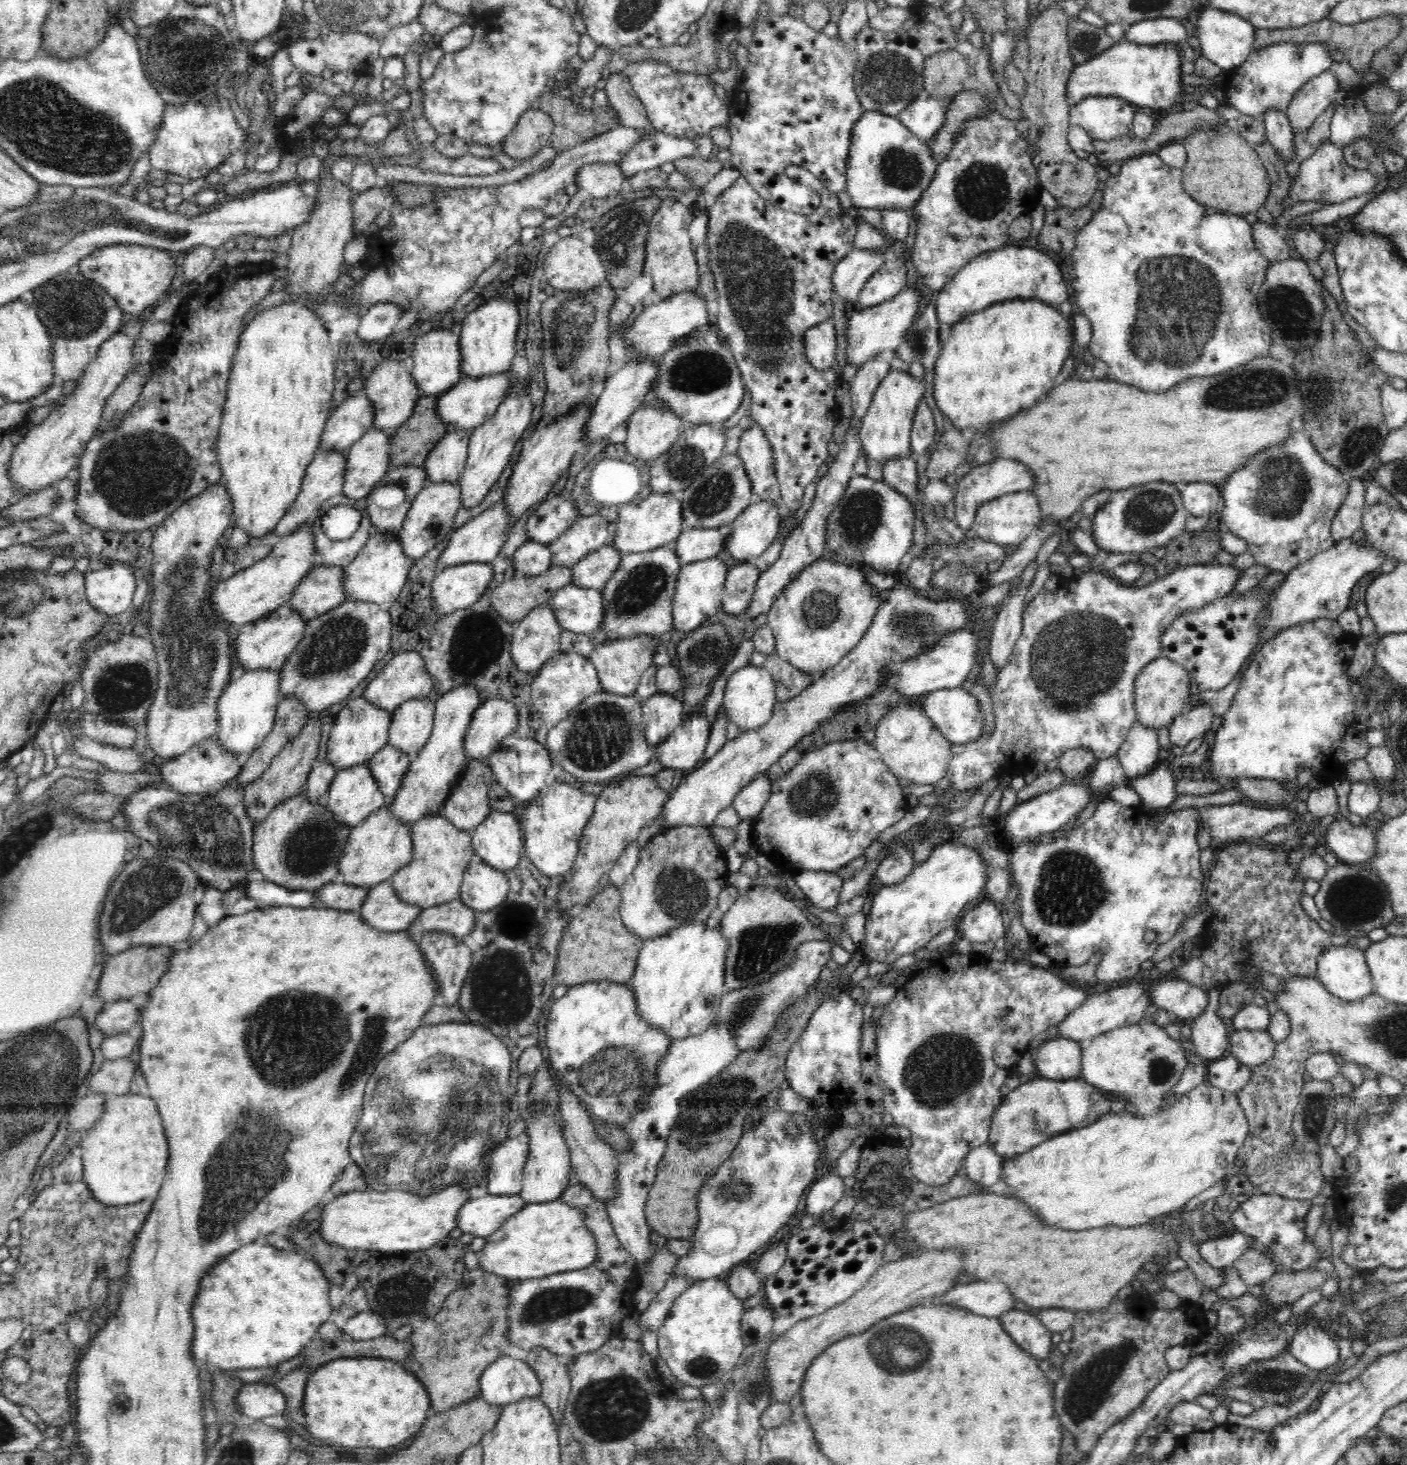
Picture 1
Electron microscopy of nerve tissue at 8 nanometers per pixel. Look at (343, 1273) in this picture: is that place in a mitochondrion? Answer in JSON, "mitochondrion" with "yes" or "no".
{"mitochondrion":"no"}

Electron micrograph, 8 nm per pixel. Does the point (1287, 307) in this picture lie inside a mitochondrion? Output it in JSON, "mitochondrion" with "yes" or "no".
{"mitochondrion":"yes"}

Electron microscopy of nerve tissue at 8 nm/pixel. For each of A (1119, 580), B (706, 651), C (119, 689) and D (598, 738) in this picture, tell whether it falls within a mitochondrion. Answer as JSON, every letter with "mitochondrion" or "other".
{"A":"other","B":"mitochondrion","C":"mitochondrion","D":"mitochondrion"}

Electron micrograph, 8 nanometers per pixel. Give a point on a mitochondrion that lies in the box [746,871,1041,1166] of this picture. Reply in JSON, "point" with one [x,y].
{"point":[940,1072]}

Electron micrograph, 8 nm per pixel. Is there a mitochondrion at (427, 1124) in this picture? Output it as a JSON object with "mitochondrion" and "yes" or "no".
{"mitochondrion":"yes"}

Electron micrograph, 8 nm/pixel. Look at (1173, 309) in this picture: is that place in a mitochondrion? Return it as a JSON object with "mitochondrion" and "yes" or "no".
{"mitochondrion":"yes"}

